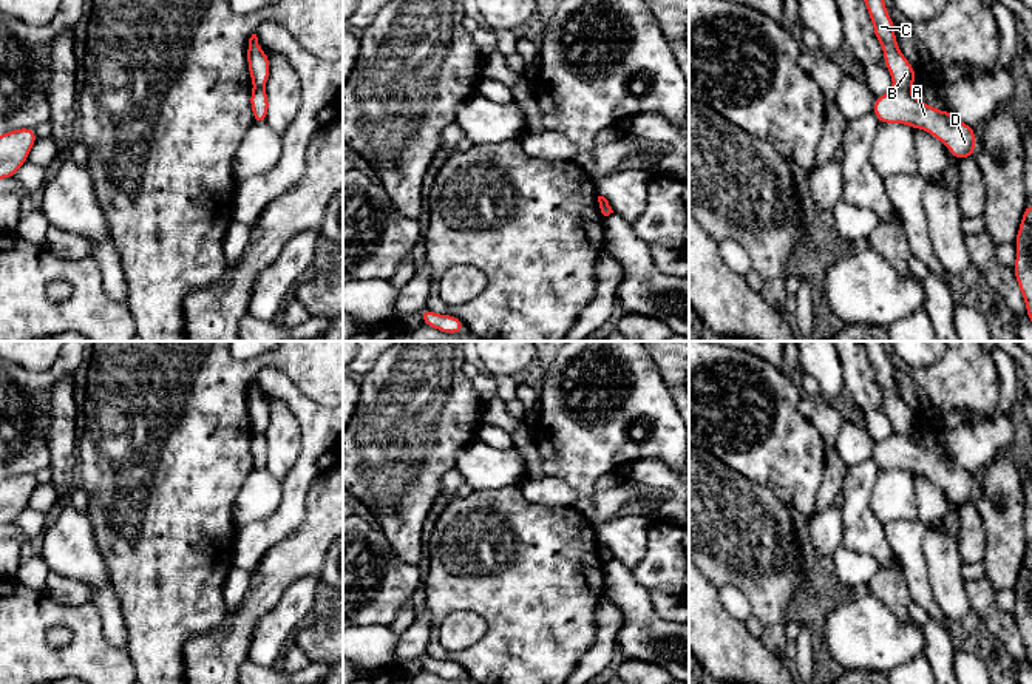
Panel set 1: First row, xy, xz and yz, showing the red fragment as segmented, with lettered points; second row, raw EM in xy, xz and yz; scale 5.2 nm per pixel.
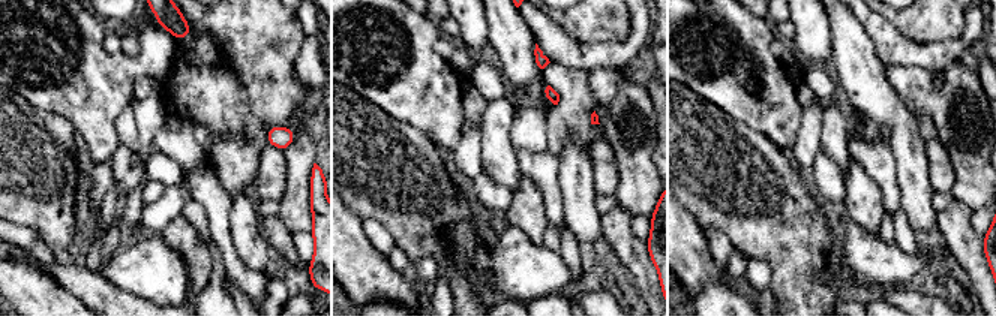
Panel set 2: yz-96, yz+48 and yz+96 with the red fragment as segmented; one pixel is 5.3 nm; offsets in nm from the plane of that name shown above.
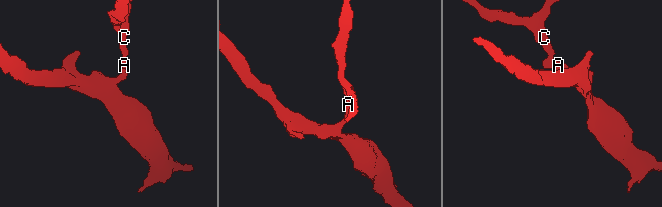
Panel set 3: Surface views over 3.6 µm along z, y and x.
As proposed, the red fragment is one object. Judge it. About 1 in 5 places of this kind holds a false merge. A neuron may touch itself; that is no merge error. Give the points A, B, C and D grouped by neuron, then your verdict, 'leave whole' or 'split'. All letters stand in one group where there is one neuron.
A D / B C; split

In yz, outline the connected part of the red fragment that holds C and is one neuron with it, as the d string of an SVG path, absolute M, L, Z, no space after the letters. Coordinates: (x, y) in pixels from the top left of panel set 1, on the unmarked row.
M862 341L862 344L870 360L874 381L884 394L884 409L895 432L910 435L916 426L916 417L898 394L895 367L888 361L884 341Z

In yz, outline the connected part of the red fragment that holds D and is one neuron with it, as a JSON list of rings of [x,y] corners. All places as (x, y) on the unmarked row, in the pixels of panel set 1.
[[[893,434],[876,443],[873,459],[881,469],[907,469],[941,486],[956,506],[975,499],[975,474],[956,465],[950,455],[939,457],[916,445],[910,435]]]

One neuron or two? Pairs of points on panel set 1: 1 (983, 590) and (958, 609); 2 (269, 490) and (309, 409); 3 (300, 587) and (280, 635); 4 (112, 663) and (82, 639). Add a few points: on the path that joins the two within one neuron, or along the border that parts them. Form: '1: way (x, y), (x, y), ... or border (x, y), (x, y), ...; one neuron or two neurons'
1: border (964, 582), (964, 598), (970, 609); two neurons
2: border (281, 482), (281, 501), (266, 516); two neurons
3: way (297, 599), (281, 623); one neuron
4: way (104, 661), (90, 647); one neuron

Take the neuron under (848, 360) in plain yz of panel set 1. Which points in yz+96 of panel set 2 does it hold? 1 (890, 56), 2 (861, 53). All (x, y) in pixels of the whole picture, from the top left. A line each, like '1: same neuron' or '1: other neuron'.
1: other neuron
2: same neuron

